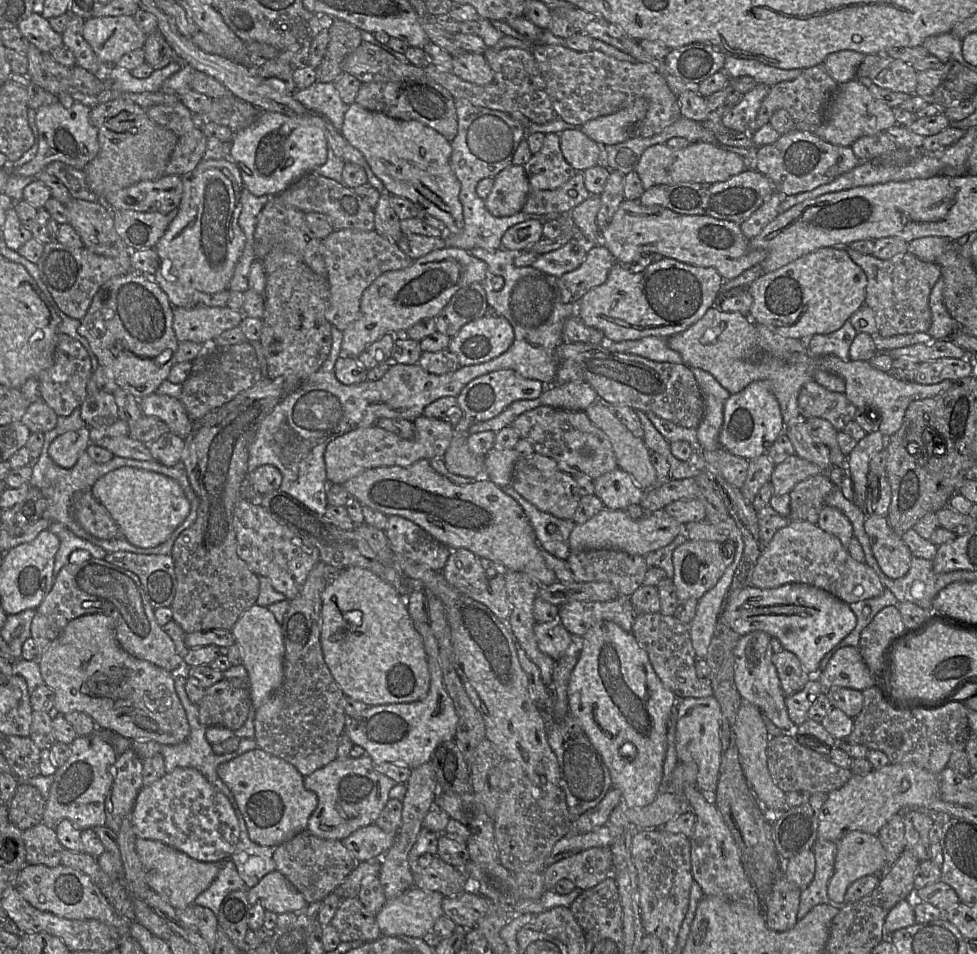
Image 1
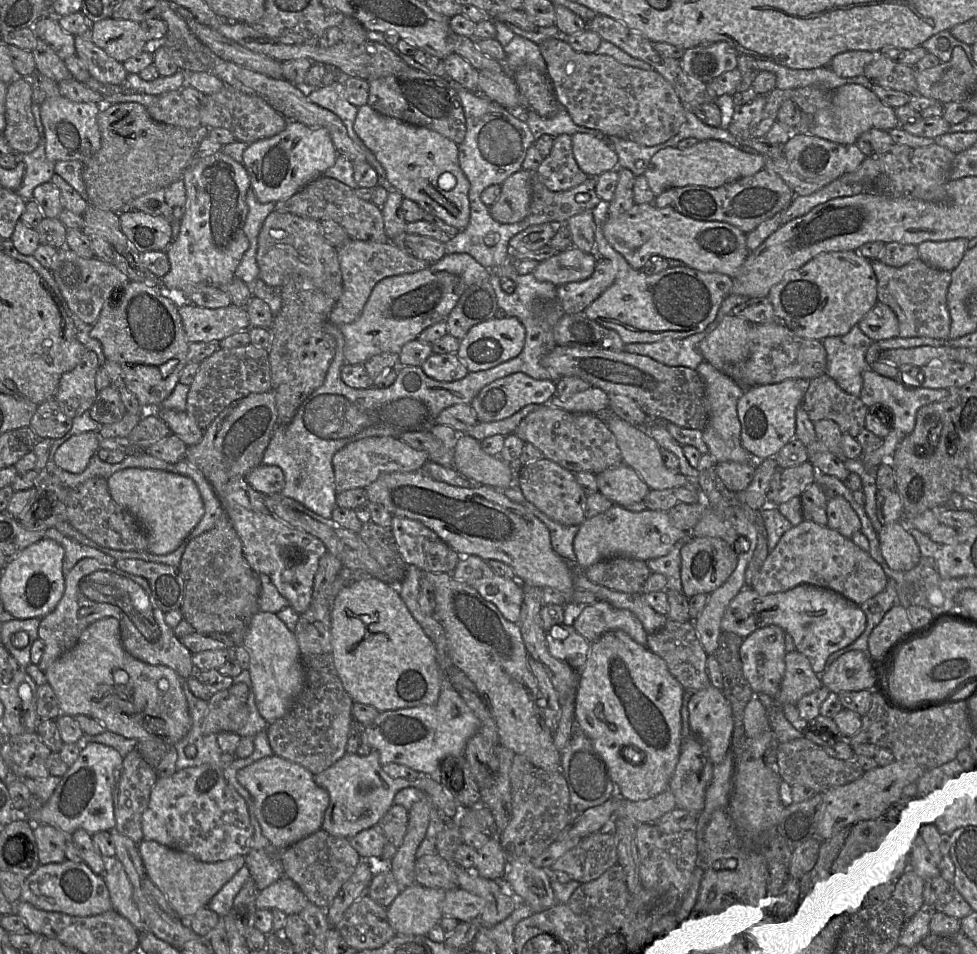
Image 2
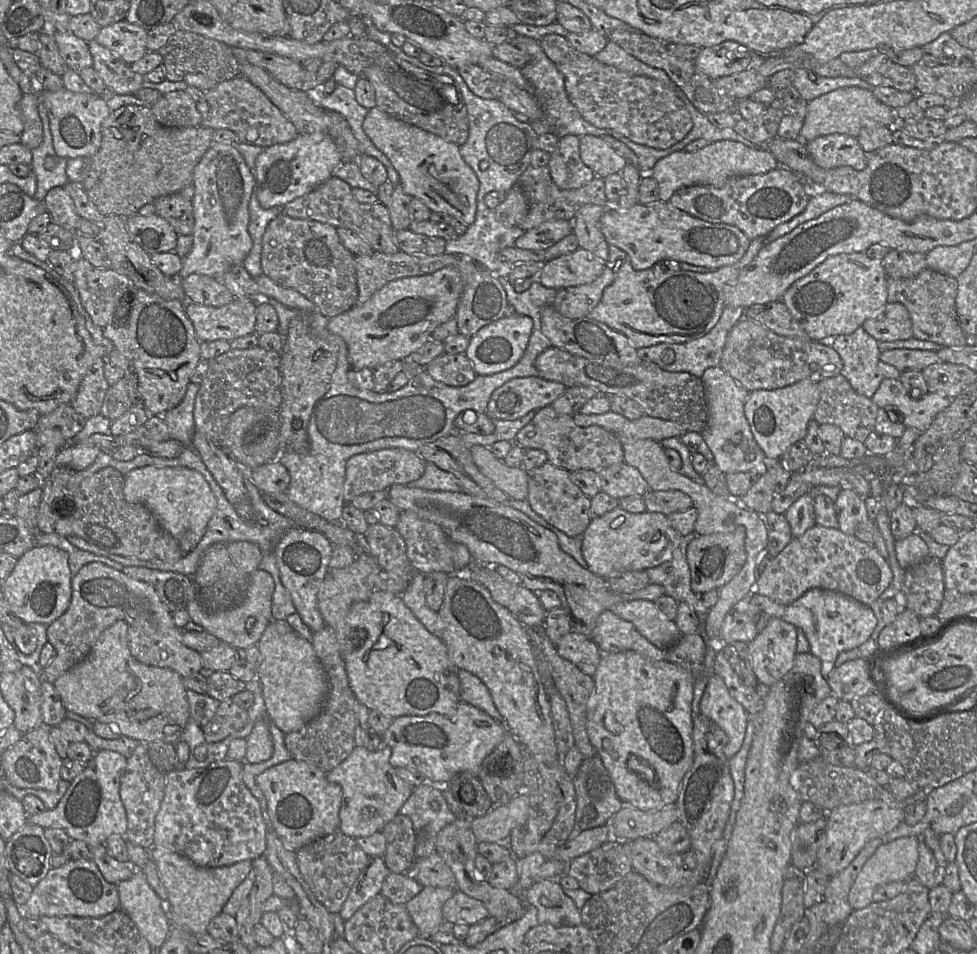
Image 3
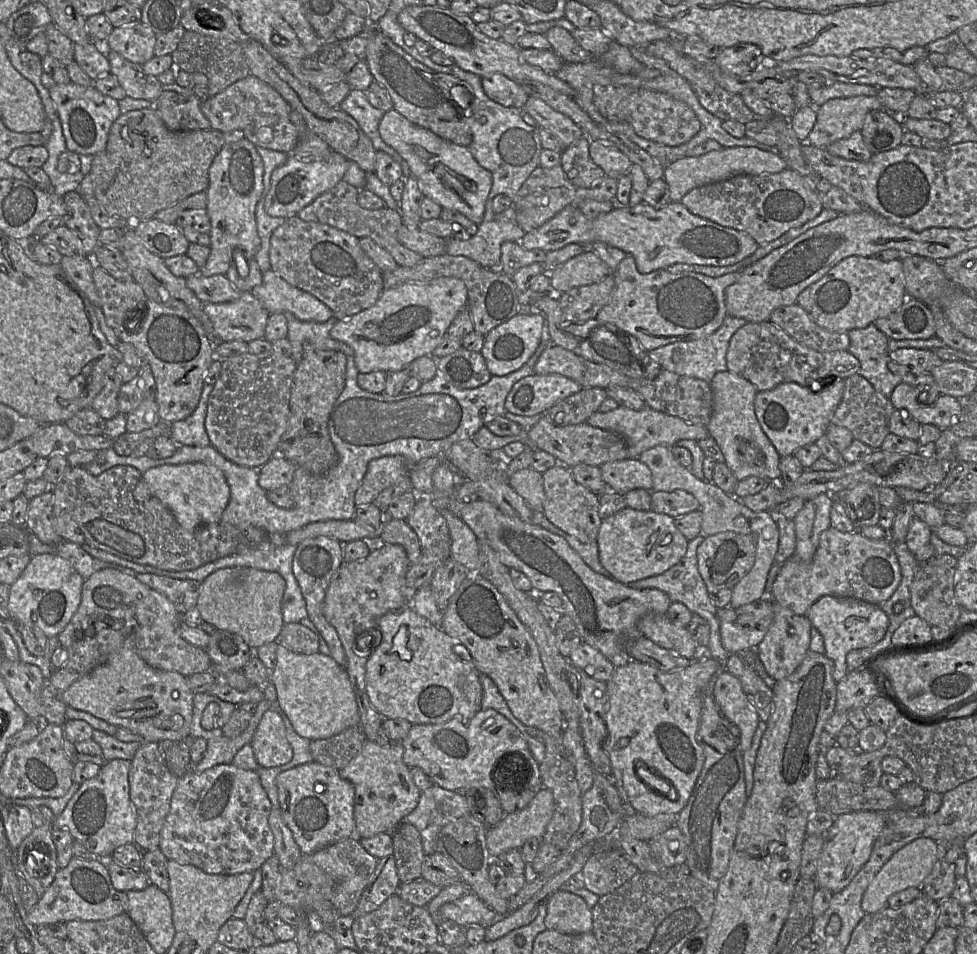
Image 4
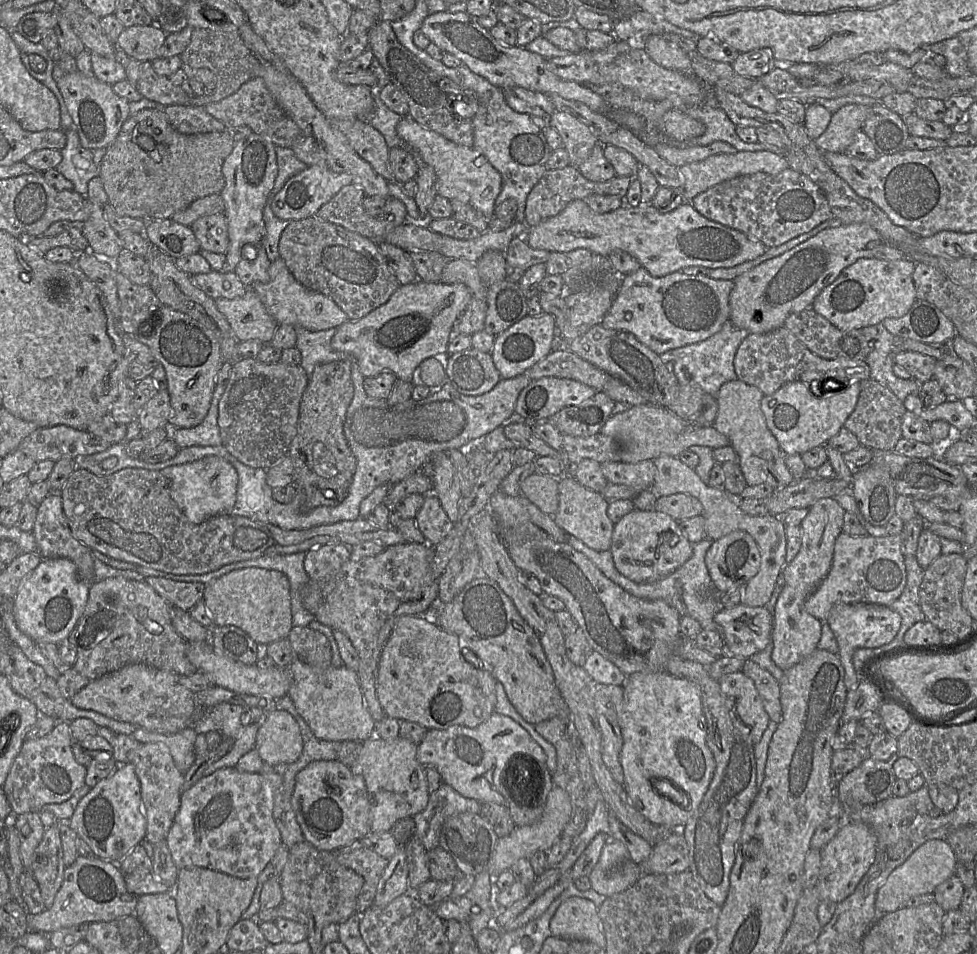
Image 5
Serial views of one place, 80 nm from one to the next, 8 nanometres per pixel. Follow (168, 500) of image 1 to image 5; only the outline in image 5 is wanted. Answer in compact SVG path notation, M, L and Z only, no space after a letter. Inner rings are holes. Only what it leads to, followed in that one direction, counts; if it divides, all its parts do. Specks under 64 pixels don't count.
M219 456L174 465L160 470L169 482L169 492L179 509L194 524L222 514L229 514L236 502L238 474L234 466Z

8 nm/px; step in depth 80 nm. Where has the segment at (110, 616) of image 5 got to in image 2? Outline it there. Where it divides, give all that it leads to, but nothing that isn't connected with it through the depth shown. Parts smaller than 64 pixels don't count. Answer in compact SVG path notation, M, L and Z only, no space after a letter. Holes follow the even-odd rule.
M84 558L65 575L64 593L55 609L40 619L38 638L45 649L38 667L44 672L75 646L89 625L99 619L113 617L119 620L121 642L129 654L152 665L169 667L182 679L187 679L196 672L192 662L193 653L181 643L173 628L166 624L164 616L165 612L157 606L145 578L95 559Z

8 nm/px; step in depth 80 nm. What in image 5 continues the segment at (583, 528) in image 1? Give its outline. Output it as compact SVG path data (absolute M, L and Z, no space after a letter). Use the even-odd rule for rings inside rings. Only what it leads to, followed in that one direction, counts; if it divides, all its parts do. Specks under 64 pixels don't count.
M634 509L614 523L610 552L616 569L636 583L661 579L684 564L692 555L693 544L681 531L678 521L655 509Z

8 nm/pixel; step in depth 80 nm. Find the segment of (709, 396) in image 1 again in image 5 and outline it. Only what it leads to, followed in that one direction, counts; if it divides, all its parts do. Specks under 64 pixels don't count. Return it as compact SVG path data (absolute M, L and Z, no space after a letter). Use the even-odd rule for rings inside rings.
M740 379L724 383L716 394L718 413L712 426L729 439L749 486L767 483L775 489L780 489L791 485L794 478L784 461L785 455L788 454L781 450L777 439L767 427L761 410L763 396L759 388Z

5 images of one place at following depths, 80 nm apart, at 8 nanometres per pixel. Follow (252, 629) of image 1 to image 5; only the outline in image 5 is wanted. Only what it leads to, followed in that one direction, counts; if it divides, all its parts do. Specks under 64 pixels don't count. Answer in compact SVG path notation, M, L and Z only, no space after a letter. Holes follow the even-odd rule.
M295 659L289 666L292 682L287 696L315 737L326 741L366 741L374 736L376 722L368 711L358 675L346 666L315 668Z

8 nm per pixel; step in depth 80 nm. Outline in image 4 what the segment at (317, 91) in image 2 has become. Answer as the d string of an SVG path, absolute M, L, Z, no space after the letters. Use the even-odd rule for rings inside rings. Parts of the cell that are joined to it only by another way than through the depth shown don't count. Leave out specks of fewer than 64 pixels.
M351 90L338 108L357 121L364 133L371 139L376 151L389 154L403 166L406 175L410 175L406 162L391 146L382 140L379 134L378 126L385 112L373 107L368 101L365 92Z

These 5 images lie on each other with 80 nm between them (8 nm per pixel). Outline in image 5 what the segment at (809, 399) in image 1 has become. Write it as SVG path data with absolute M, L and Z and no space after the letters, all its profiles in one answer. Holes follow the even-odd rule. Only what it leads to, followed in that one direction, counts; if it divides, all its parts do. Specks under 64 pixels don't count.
M875 380L859 382L860 392L853 412L844 423L844 428L852 432L859 442L874 451L891 451L902 436L902 421L908 412L902 400L890 389Z

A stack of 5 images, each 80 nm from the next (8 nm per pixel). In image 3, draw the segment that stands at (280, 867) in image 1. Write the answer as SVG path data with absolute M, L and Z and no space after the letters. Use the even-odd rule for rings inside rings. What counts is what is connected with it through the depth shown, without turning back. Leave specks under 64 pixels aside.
M339 831L301 847L295 856L303 879L318 901L334 915L339 914L351 888L373 859L357 845L354 838Z

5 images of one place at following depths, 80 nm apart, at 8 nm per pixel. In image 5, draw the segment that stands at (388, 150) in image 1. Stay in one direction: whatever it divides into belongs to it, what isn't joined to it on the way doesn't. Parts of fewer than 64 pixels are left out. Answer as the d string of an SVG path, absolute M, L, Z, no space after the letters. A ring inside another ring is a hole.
M402 117L396 130L404 146L418 157L419 163L429 165L434 169L439 196L451 202L460 201L469 204L481 212L485 218L492 219L496 207L495 201L502 187L502 178L484 156L473 147L458 145L410 117Z

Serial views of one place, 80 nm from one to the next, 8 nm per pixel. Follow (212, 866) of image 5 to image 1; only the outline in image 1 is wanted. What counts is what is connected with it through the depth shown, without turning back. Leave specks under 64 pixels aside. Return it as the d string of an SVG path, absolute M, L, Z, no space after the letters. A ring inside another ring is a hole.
M176 768L144 786L130 818L137 838L161 841L202 862L229 859L240 836L240 822L234 804L195 768Z

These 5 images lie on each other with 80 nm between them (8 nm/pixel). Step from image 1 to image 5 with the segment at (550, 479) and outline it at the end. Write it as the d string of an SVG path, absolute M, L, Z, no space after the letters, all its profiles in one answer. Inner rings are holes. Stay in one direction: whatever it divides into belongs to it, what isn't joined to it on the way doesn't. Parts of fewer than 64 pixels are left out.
M566 473L558 478L558 498L558 509L552 515L555 523L568 535L595 550L610 550L614 522L607 515L609 501L601 493L584 487L573 475Z

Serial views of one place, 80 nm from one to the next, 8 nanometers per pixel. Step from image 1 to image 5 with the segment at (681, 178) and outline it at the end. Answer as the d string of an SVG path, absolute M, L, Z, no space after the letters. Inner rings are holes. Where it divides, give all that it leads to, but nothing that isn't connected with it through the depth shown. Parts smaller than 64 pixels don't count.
M737 151L734 154L716 154L708 158L695 161L679 167L680 173L685 179L681 190L685 202L691 200L707 189L732 178L755 173L778 174L789 168L789 163L782 155L764 151Z

